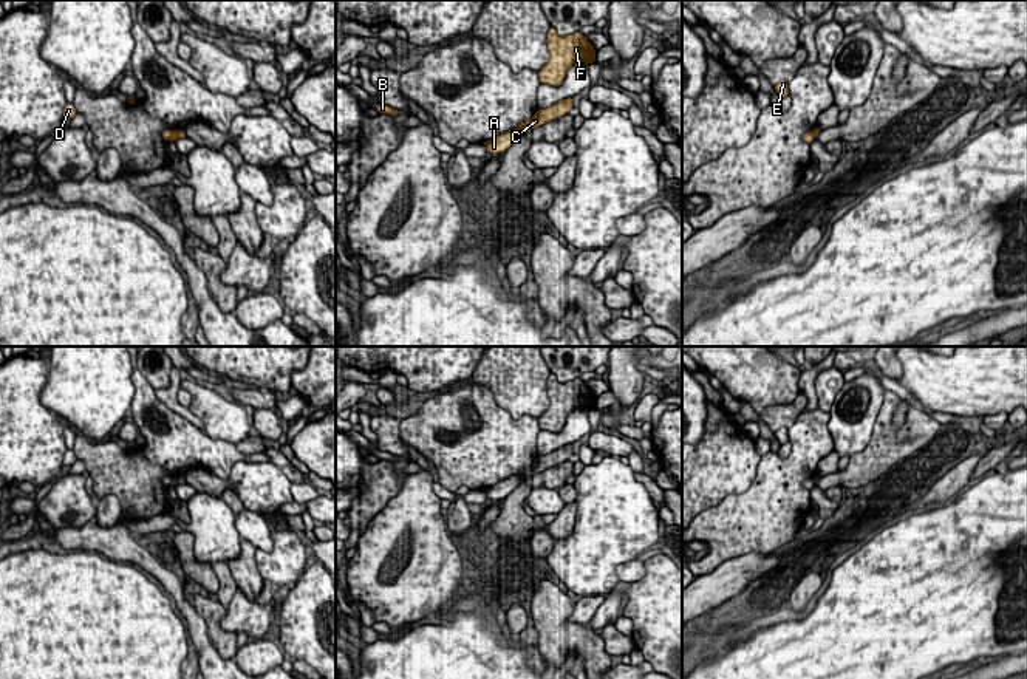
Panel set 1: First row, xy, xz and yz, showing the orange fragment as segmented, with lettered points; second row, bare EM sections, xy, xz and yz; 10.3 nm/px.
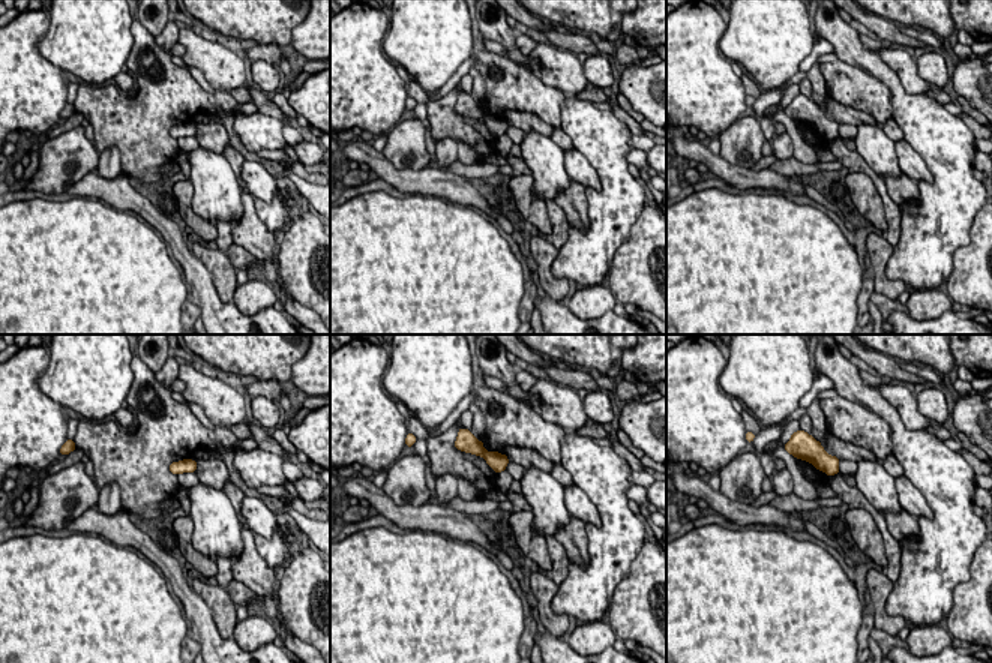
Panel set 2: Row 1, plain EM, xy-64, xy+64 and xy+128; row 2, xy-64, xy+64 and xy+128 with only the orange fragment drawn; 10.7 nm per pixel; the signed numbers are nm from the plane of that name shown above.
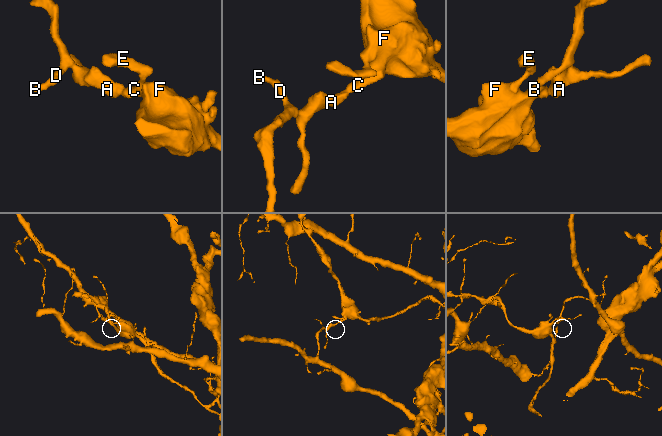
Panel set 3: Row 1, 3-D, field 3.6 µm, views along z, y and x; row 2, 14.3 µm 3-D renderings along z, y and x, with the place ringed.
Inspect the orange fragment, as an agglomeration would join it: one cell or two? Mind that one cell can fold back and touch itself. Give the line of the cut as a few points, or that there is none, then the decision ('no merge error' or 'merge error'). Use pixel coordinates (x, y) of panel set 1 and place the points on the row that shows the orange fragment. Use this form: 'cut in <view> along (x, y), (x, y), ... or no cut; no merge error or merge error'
cut in xz along (517, 129), (522, 132); merge error

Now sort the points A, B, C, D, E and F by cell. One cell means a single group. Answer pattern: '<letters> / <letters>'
A B D / C E F

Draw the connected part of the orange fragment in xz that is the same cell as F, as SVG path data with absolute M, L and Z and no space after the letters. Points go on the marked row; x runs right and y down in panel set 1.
M551 26L548 32L549 62L538 71L541 84L560 87L566 77L566 71L575 62L594 63L595 49L580 31L571 36L558 36Z

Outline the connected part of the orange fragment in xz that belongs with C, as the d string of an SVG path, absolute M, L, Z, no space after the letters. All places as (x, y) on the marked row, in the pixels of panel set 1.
M568 97L568 99L561 99L560 102L555 102L552 104L551 107L548 108L543 108L543 110L537 110L537 113L532 116L531 121L527 122L521 122L518 125L518 130L521 133L526 133L526 131L531 131L532 128L535 127L540 127L540 125L544 125L548 124L549 121L554 121L560 116L565 116L568 114L568 111L572 108L572 97Z

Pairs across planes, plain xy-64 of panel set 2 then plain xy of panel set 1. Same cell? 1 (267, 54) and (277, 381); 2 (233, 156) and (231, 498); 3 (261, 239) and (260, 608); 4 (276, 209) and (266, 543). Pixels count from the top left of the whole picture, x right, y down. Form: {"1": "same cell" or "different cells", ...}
{"1": "different cells", "2": "same cell", "3": "different cells", "4": "different cells"}

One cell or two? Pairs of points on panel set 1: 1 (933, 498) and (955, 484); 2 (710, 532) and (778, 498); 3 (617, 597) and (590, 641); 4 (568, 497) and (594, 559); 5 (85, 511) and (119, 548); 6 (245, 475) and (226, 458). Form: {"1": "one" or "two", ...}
{"1": "one", "2": "one", "3": "two", "4": "two", "5": "two", "6": "two"}

